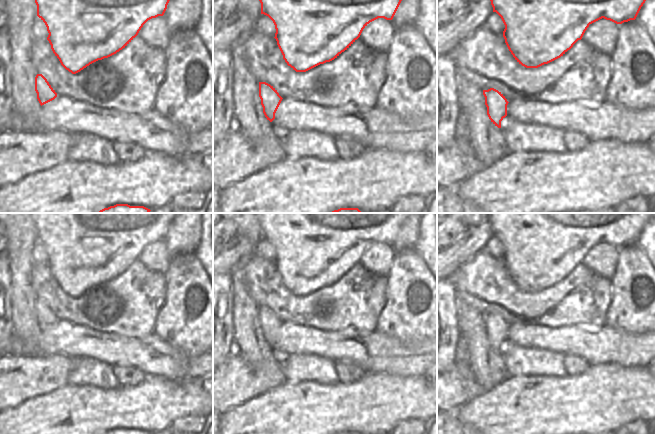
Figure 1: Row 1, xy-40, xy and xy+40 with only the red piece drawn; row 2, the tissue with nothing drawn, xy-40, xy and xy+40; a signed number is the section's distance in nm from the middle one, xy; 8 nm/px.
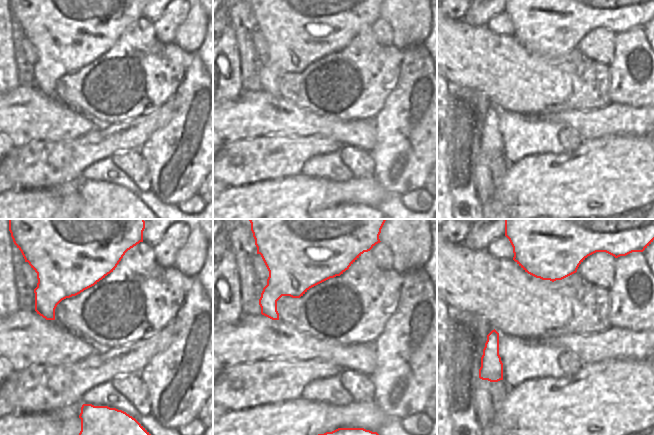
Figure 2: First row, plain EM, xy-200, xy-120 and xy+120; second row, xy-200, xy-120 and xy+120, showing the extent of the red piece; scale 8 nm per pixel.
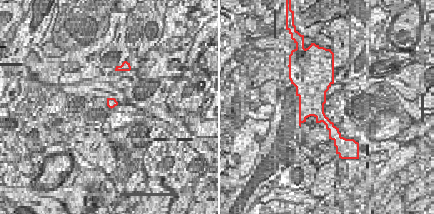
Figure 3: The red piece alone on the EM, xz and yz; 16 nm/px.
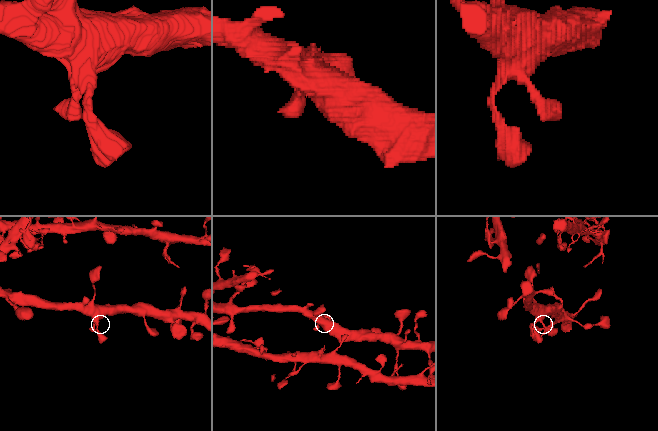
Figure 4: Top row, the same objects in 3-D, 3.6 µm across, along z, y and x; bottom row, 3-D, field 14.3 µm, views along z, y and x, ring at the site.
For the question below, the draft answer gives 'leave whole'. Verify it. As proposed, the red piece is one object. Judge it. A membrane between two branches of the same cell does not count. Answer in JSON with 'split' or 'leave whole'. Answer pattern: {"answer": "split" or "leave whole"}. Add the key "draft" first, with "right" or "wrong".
{"draft": "right", "answer": "leave whole"}

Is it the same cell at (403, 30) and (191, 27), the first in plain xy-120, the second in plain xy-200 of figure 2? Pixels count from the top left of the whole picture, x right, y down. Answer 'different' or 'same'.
same

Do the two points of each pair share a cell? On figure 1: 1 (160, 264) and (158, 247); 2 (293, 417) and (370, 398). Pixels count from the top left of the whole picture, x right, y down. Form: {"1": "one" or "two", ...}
{"1": "one", "2": "one"}

